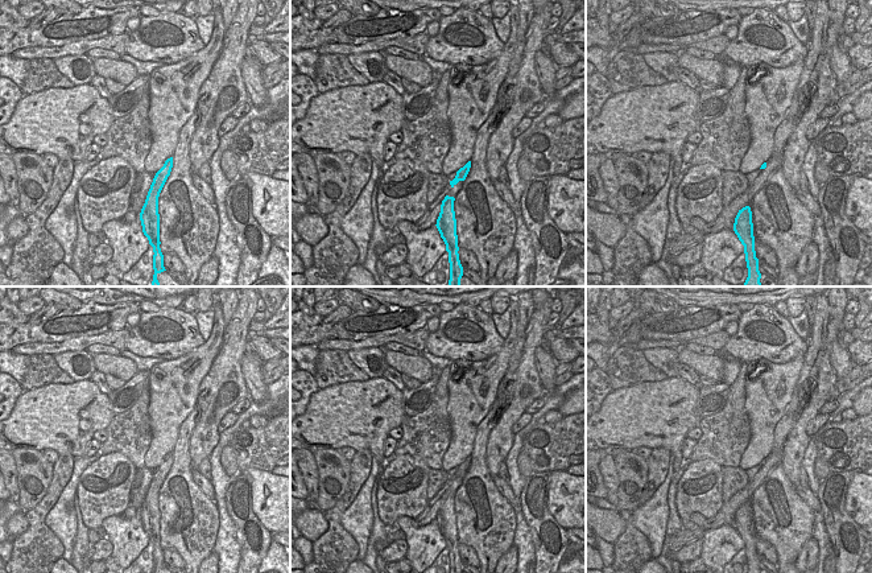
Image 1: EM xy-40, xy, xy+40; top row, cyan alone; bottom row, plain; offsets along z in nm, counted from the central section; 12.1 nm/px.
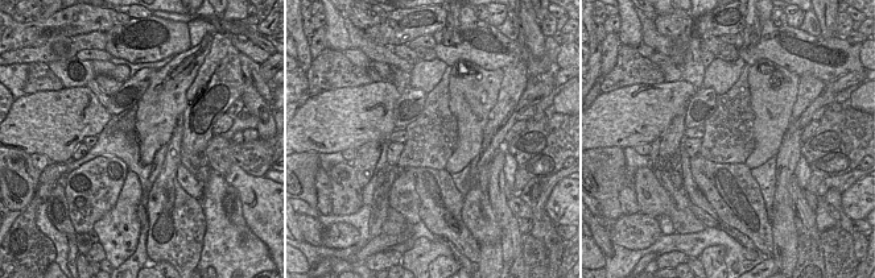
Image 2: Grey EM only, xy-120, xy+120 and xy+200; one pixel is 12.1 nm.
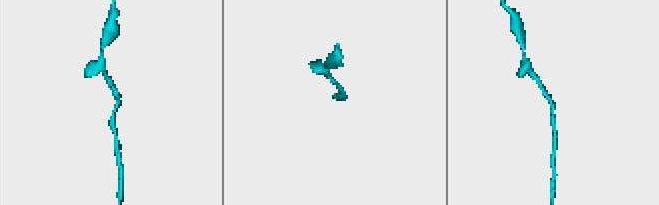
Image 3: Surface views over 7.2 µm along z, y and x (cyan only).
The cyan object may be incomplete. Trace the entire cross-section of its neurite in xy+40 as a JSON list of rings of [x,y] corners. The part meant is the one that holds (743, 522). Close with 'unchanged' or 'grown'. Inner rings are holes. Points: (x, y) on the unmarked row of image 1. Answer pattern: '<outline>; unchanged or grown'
[[[749,502],[739,506],[735,514],[733,527],[744,541],[748,573],[761,573],[761,569],[759,566],[759,555],[756,553],[755,547],[752,507]]]; unchanged

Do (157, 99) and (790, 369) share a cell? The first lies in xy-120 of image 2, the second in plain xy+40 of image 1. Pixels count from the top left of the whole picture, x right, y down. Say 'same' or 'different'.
same

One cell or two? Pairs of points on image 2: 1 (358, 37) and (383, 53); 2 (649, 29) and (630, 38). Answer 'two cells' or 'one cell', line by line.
1: one cell
2: two cells

